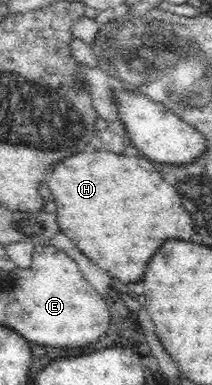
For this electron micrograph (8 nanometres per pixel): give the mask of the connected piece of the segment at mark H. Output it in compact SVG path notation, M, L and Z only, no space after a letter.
M91 150L78 152L60 162L47 173L48 188L53 194L56 204L56 220L61 232L98 266L102 267L109 275L116 279L122 286L130 282L140 282L144 278L146 266L156 250L170 239L190 241L194 229L192 215L182 204L182 195L176 186L166 183L162 174L156 169L154 161L141 156L130 156L124 152L116 153L108 150Z

